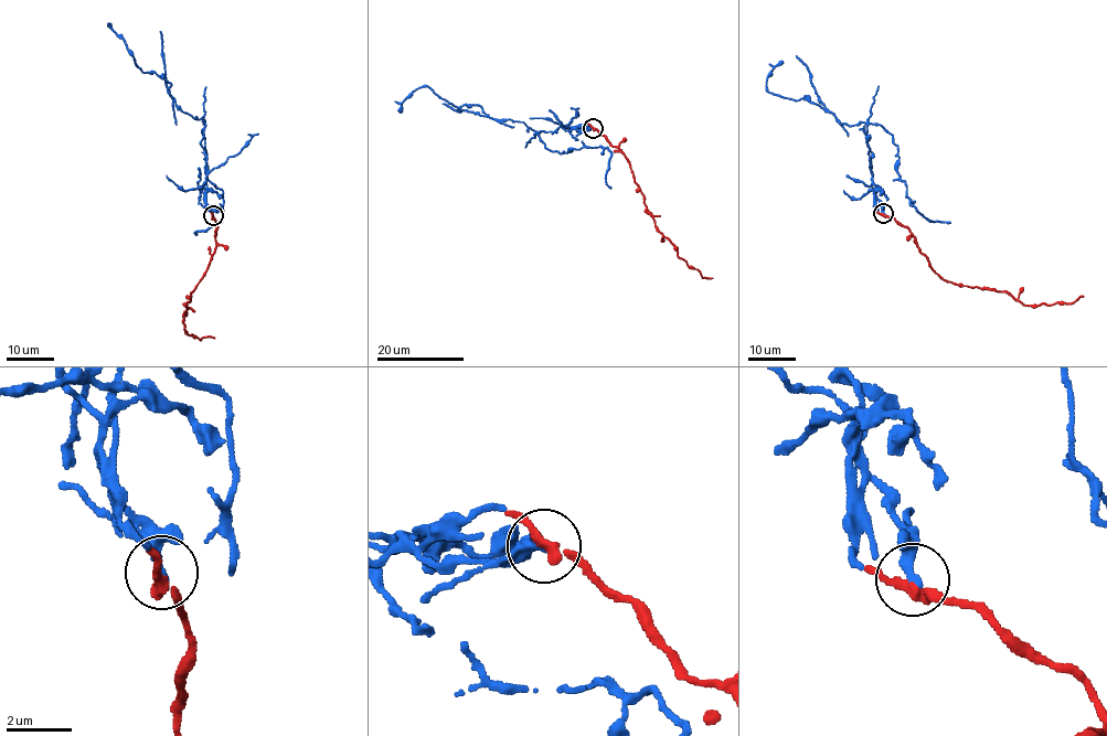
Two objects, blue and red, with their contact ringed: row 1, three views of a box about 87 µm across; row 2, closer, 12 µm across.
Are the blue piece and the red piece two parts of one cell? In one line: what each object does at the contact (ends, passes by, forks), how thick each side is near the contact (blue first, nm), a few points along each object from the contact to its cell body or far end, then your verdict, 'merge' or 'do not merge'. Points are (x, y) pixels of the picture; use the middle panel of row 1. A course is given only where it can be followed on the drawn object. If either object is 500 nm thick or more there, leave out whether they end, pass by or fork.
blue ends there; red passes by; 280 nm thick on the blue side, 280 nm on the other; blue runs (592, 128), (539, 131), (522, 121), (495, 119), (479, 106), (449, 104), (426, 86), (403, 102), (402, 113); red runs (592, 128), (619, 148), (629, 161), (646, 211), (653, 220), (656, 228), (702, 277), (712, 278); do not merge

